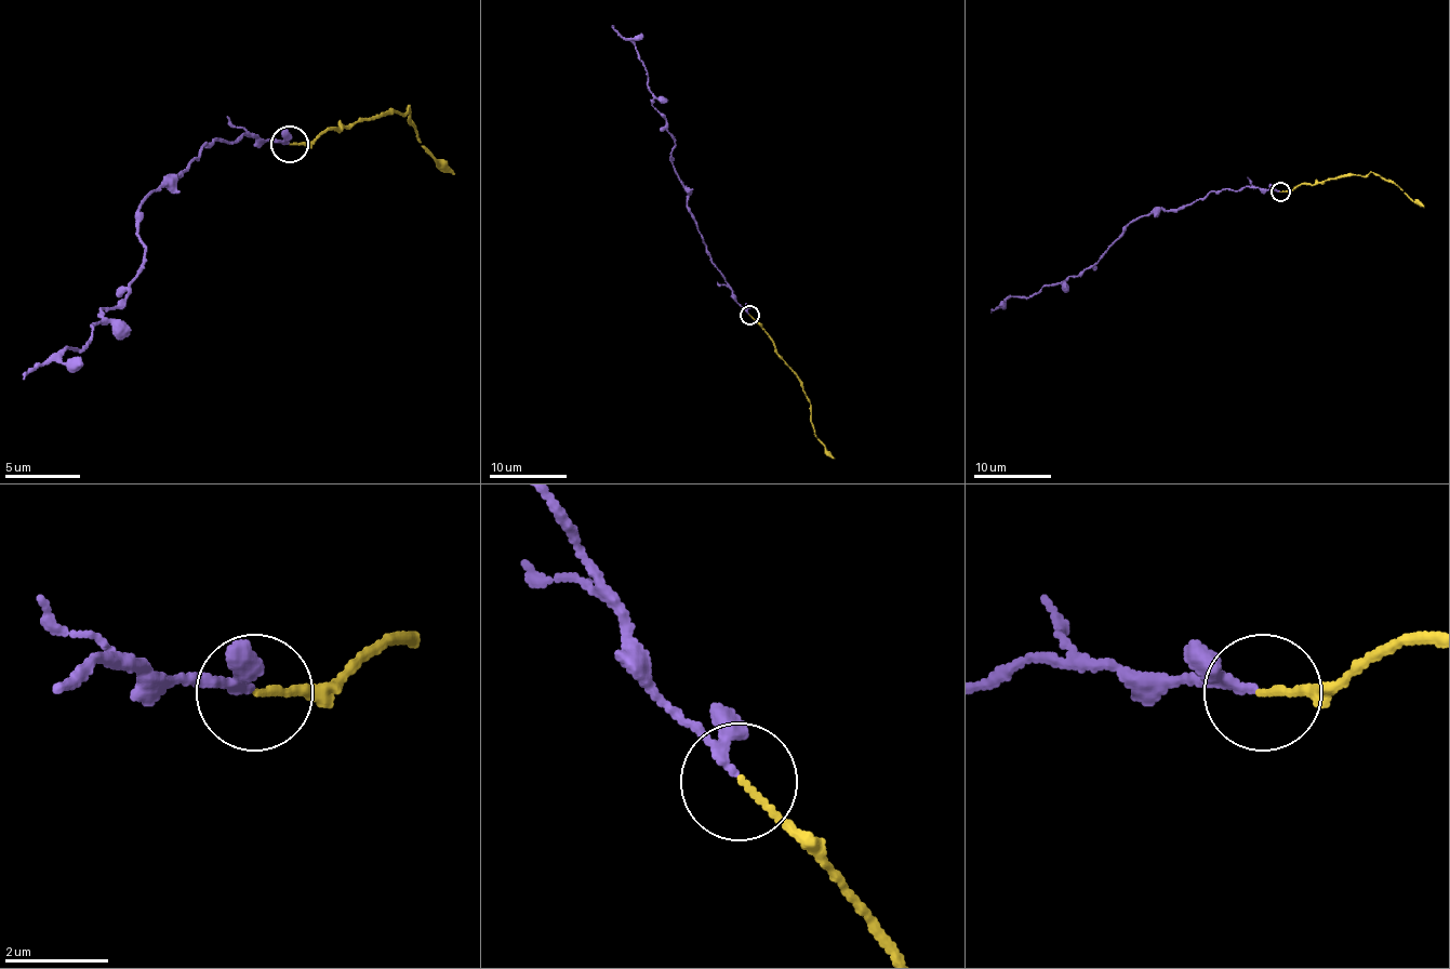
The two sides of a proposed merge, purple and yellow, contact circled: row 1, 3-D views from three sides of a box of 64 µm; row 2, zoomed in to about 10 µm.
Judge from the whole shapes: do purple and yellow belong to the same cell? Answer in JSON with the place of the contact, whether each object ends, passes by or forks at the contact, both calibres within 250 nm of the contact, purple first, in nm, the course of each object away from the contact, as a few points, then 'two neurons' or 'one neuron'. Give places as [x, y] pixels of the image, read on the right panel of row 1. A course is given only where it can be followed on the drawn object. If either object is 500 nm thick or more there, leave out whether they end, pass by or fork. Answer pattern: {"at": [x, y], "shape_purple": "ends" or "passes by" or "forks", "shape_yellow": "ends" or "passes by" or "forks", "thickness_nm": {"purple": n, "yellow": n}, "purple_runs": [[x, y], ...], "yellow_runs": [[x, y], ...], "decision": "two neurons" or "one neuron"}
{"at": [1280, 191], "shape_purple": "passes by", "shape_yellow": "ends", "thickness_nm": {"purple": 140, "yellow": 120}, "purple_runs": [[1280, 191], [1245, 186], [1210, 191], [1171, 211], [1154, 210], [1129, 223], [1088, 267], [992, 308]], "yellow_runs": [[1280, 191], [1291, 191], [1301, 184], [1317, 184], [1344, 174], [1365, 176], [1374, 173], [1423, 208]], "decision": "one neuron"}

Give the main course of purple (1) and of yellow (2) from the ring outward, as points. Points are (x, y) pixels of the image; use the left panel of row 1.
1: (287, 145), (245, 134), (208, 145), (140, 206), (144, 269), (129, 292), (102, 310), (83, 348), (23, 371)
2: (290, 145), (309, 145), (328, 130), (340, 130), (384, 111), (403, 115), (407, 107), (414, 134), (455, 175)

